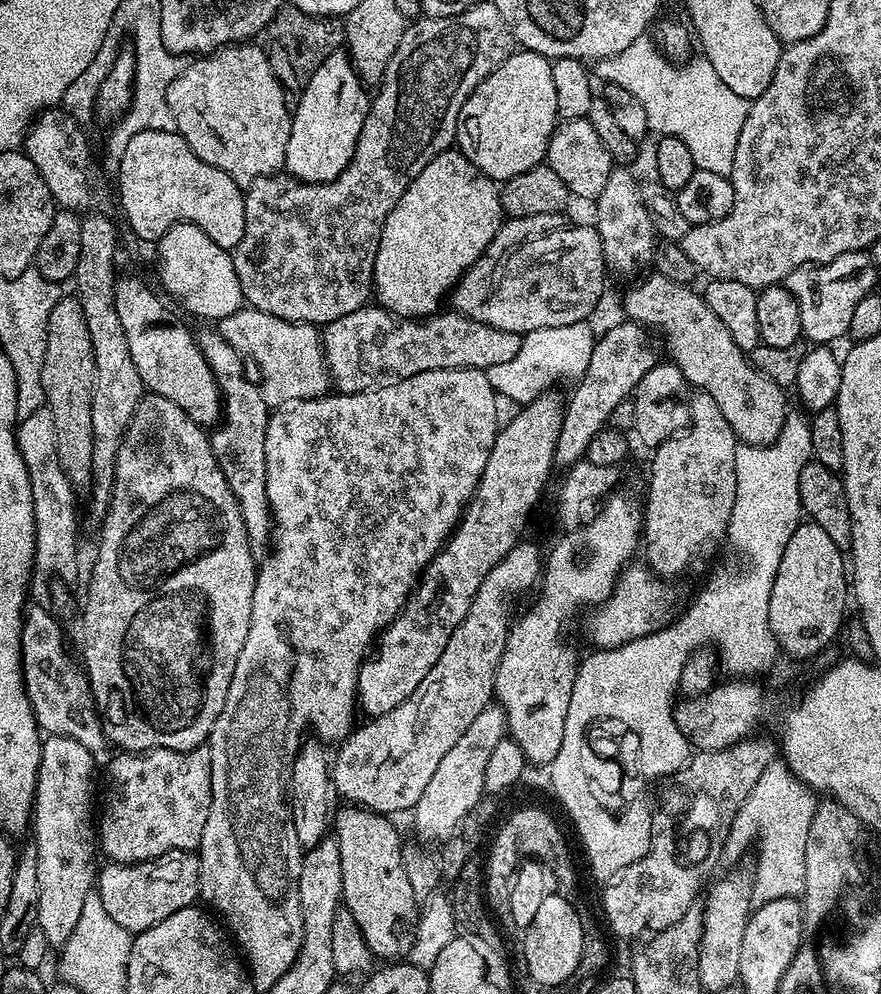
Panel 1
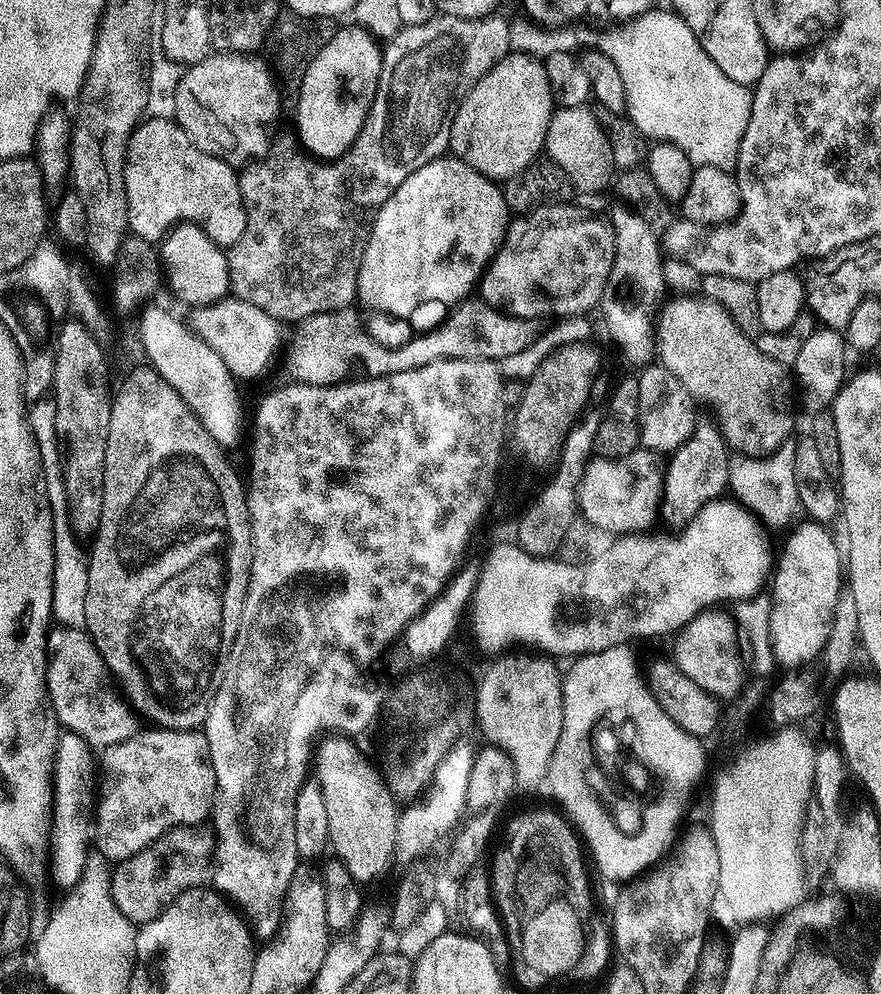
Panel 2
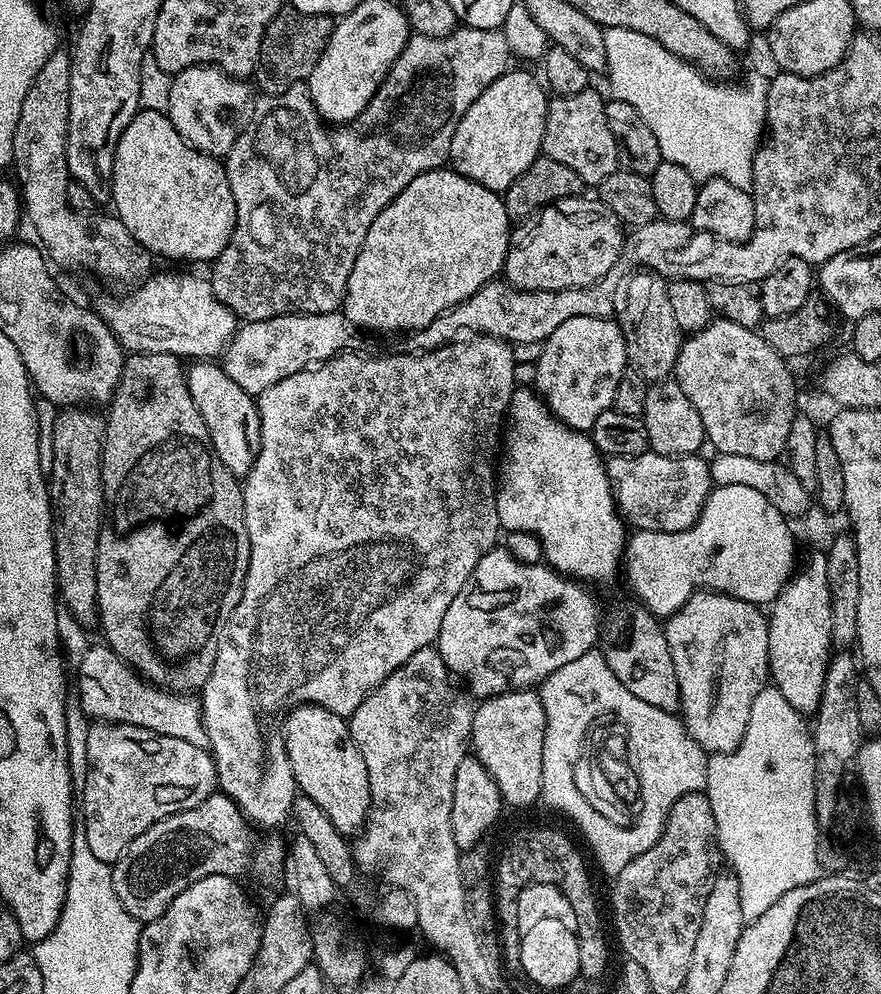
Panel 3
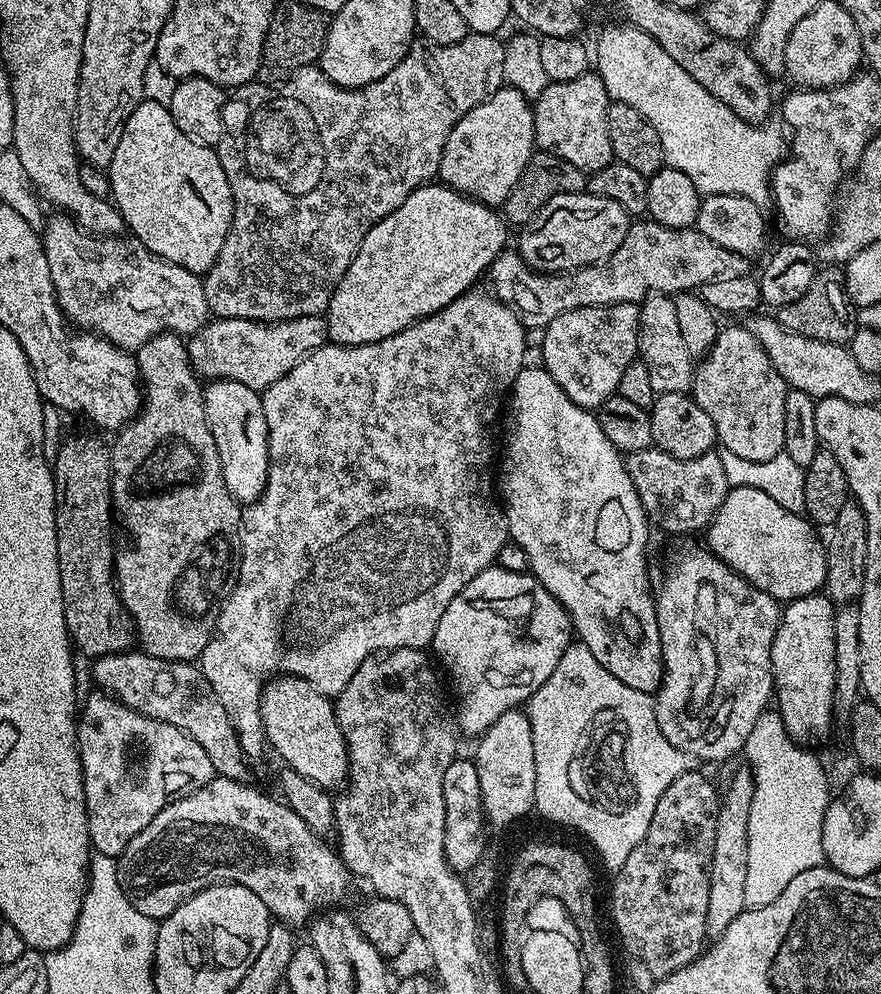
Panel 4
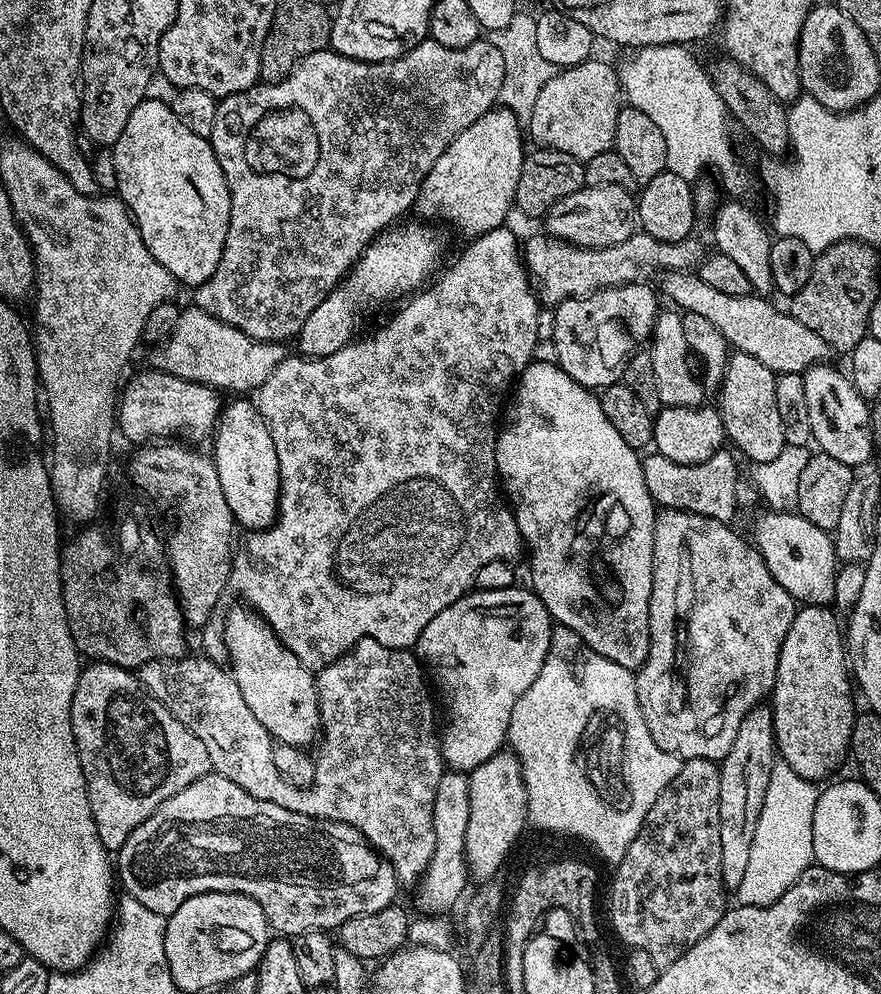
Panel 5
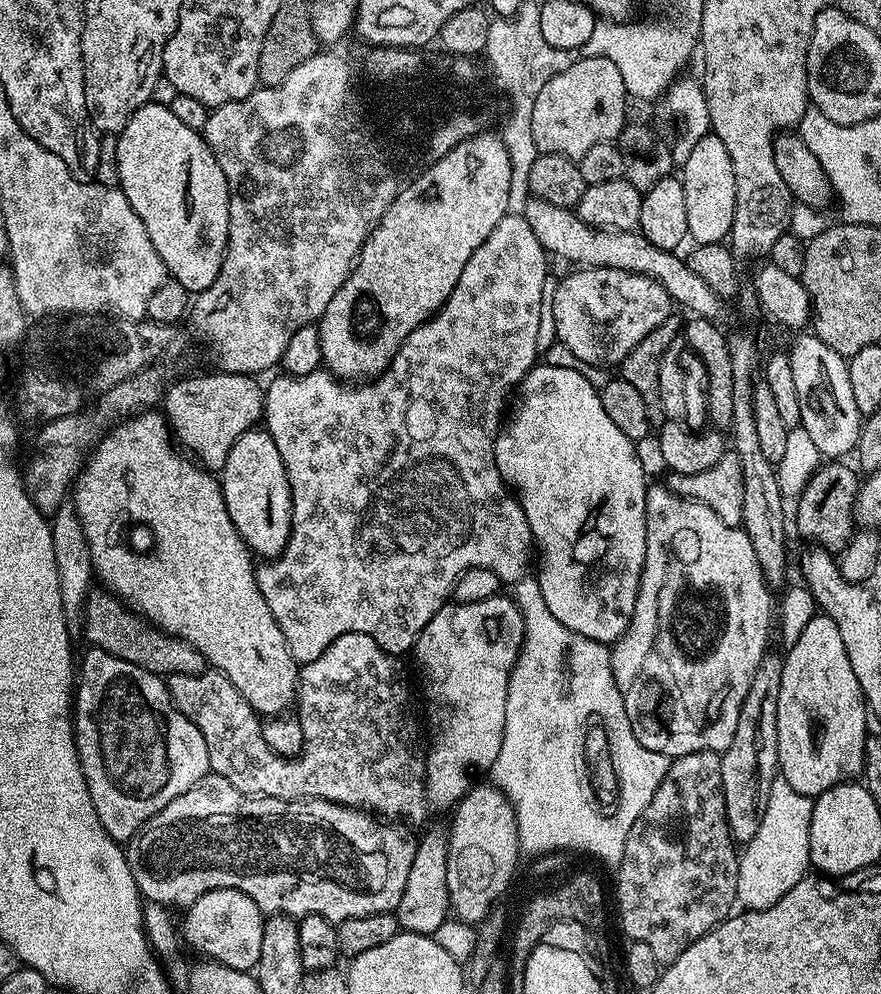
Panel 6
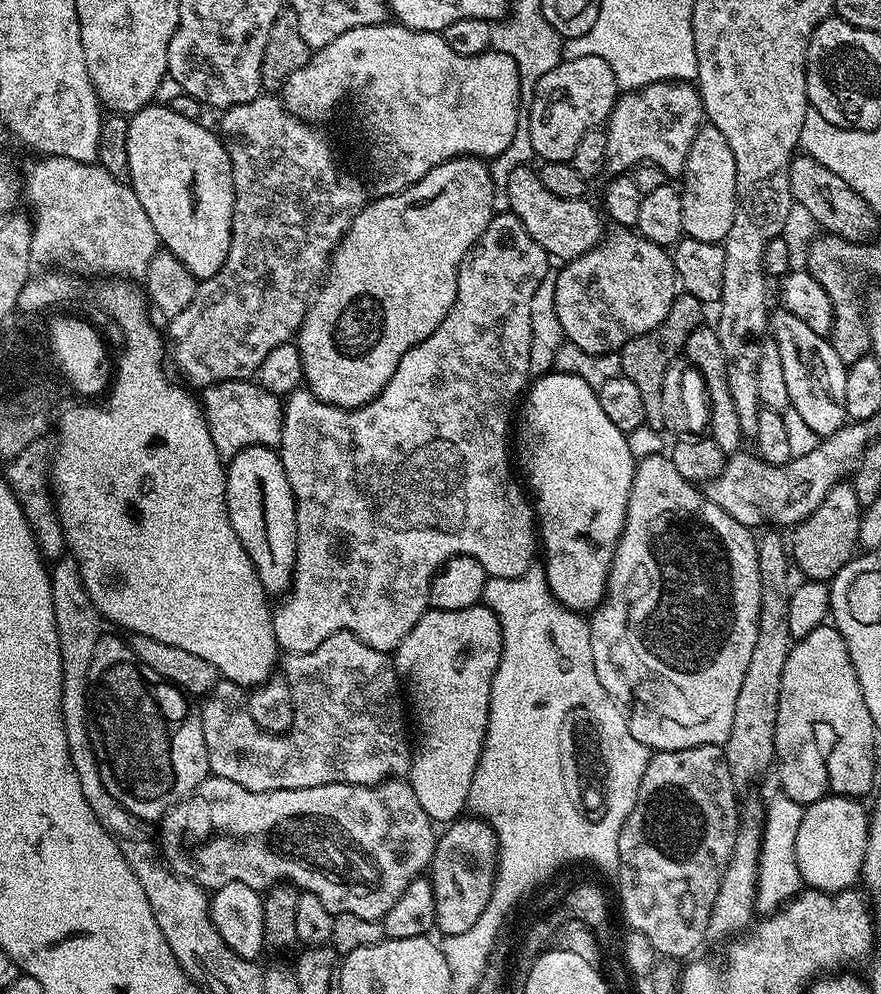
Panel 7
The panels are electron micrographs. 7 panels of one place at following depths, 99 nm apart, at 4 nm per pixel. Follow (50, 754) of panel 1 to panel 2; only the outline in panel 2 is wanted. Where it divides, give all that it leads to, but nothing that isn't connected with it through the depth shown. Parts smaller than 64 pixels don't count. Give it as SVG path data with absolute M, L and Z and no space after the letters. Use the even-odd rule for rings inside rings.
M67 730L61 731L56 738L56 757L52 763L52 806L50 809L52 813L52 826L50 829L50 880L53 880L56 884L70 886L75 883L77 877L80 875L80 870L86 855L86 849L84 849L84 846L87 842L89 845L90 837L94 832L94 824L90 819L94 812L93 784L93 749L78 734L74 734Z

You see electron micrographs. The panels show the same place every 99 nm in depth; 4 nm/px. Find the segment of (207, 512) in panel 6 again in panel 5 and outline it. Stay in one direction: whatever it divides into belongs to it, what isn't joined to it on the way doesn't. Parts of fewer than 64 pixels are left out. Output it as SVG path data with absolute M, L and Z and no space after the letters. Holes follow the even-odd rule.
M247 606L239 607L230 609L224 616L224 647L230 671L242 690L242 698L246 698L246 706L250 706L250 714L254 714L254 718L258 718L258 722L266 726L268 735L273 741L302 749L315 745L320 735L320 707L313 669L306 667L281 642L280 637L274 634L272 627L255 610Z

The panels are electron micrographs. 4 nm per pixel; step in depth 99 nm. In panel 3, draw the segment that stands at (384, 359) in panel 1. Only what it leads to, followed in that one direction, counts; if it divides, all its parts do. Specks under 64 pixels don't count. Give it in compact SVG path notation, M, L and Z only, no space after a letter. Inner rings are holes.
M497 278L484 284L469 300L464 300L444 315L434 318L430 326L420 329L411 337L417 353L433 352L444 344L453 343L461 334L496 336L511 345L518 343L541 343L554 334L562 322L575 316L606 316L614 312L612 292L607 283L591 284L589 288L571 288L553 292L521 292L503 279ZM343 311L326 314L302 314L295 312L289 316L275 316L265 320L249 320L237 327L228 347L222 353L222 367L242 390L254 398L261 392L317 364L339 356L349 347L350 325Z

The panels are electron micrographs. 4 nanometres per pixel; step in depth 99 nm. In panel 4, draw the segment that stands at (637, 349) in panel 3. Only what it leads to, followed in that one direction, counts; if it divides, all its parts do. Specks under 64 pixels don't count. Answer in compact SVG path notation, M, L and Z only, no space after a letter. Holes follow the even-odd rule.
M653 294L640 304L640 333L638 356L650 370L650 382L654 390L661 392L688 392L692 386L694 358L678 334L678 317L674 311L674 299L668 294Z

